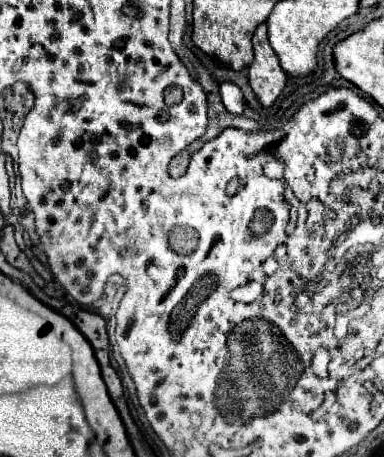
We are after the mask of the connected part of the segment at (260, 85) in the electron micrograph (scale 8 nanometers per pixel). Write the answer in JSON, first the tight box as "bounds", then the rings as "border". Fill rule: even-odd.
{"bounds":[249,23,287,107],"border":[[[265,23],[257,27],[257,31],[253,35],[253,47],[255,47],[255,59],[249,65],[249,83],[251,83],[257,99],[261,101],[261,105],[269,107],[283,91],[287,73],[283,73],[283,69],[279,69],[279,59],[269,45]]]}

